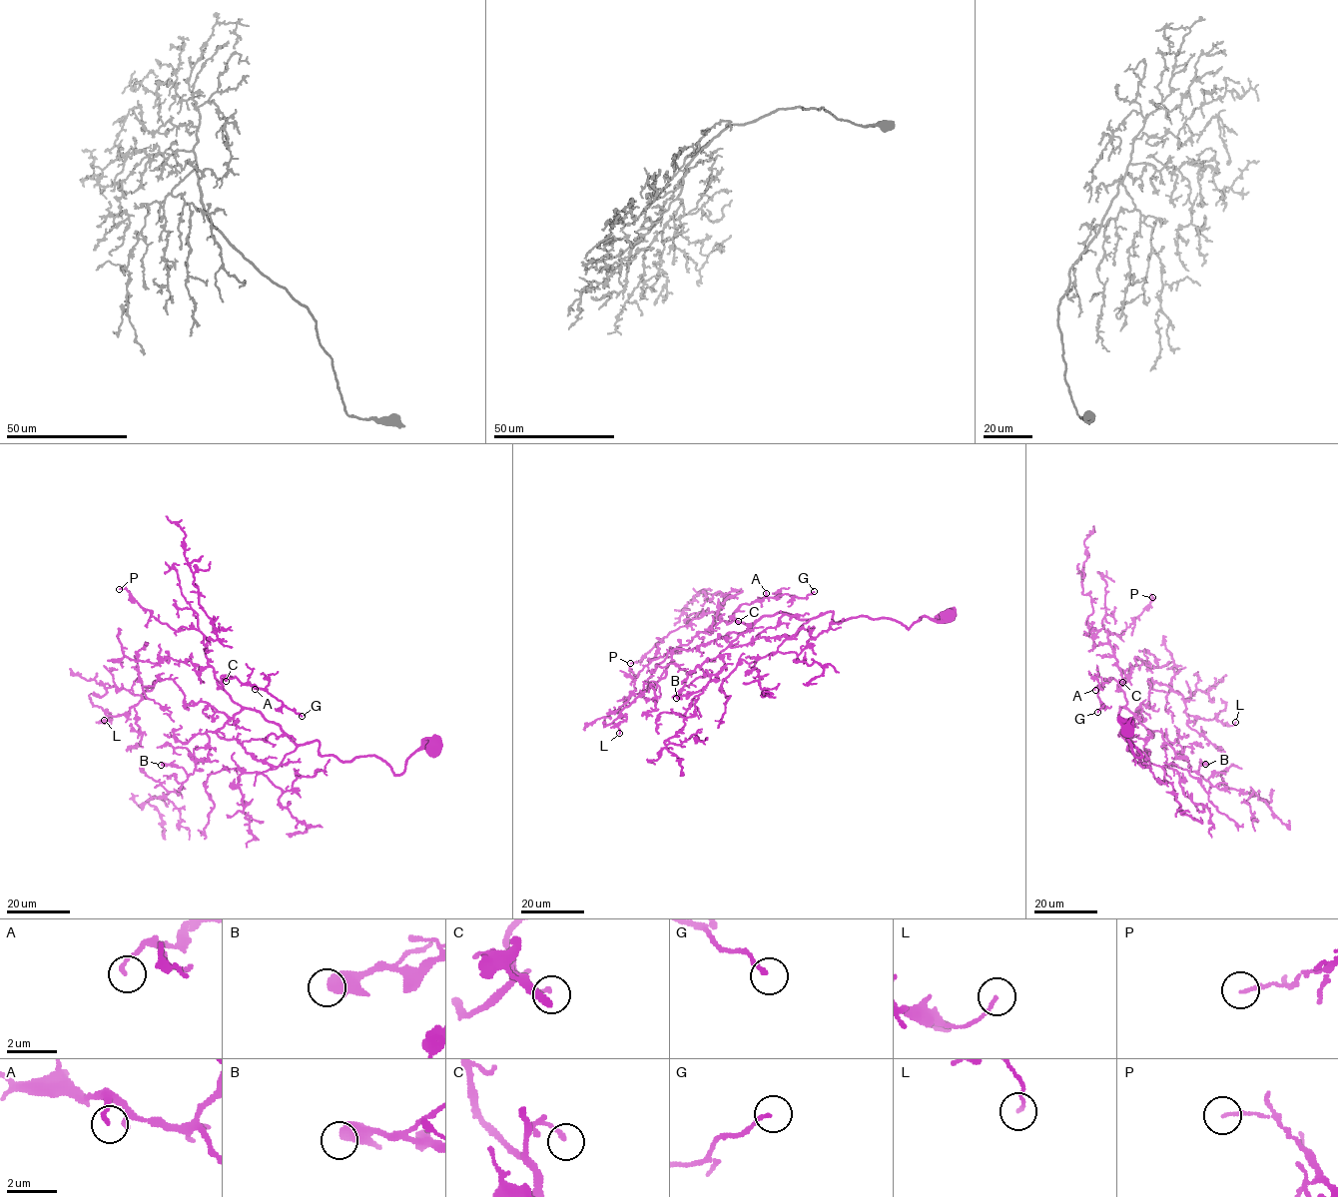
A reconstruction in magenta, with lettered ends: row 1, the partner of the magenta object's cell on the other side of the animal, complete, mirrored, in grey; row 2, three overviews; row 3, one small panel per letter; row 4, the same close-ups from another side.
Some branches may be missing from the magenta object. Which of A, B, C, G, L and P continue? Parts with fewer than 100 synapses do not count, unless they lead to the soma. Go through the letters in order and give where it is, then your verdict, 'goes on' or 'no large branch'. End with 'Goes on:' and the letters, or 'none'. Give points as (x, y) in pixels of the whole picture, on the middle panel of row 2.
A: at (766, 593); no large branch
B: at (676, 698); no large branch
C: at (738, 621); no large branch
G: at (814, 591); no large branch
L: at (619, 733); no large branch
P: at (630, 663); no large branch
Goes on: none

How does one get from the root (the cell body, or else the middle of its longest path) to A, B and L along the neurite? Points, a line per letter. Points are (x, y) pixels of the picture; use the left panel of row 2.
A: (434, 750), (395, 775), (374, 756), (321, 756), (235, 703), (221, 676), (255, 689)
B: (434, 750), (395, 775), (285, 733), (241, 744), (211, 732), (192, 774), (161, 765)
L: (434, 750), (399, 775), (374, 756), (340, 761), (255, 710), (188, 705), (159, 677), (104, 720)

